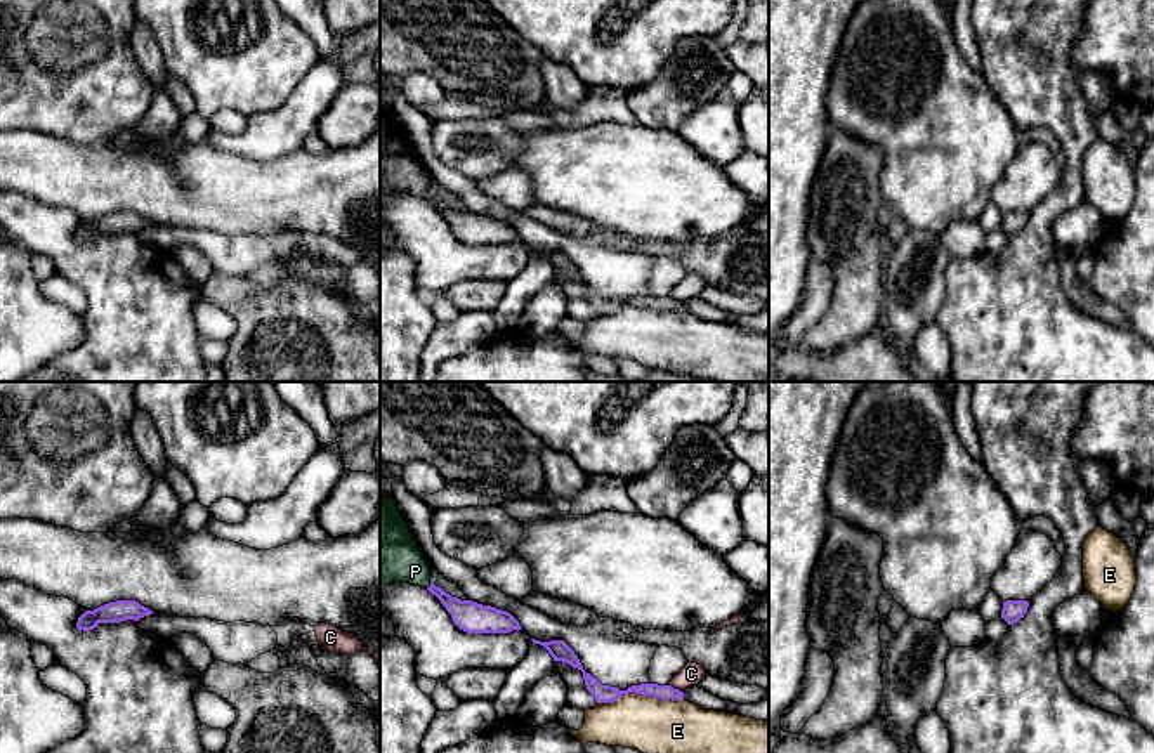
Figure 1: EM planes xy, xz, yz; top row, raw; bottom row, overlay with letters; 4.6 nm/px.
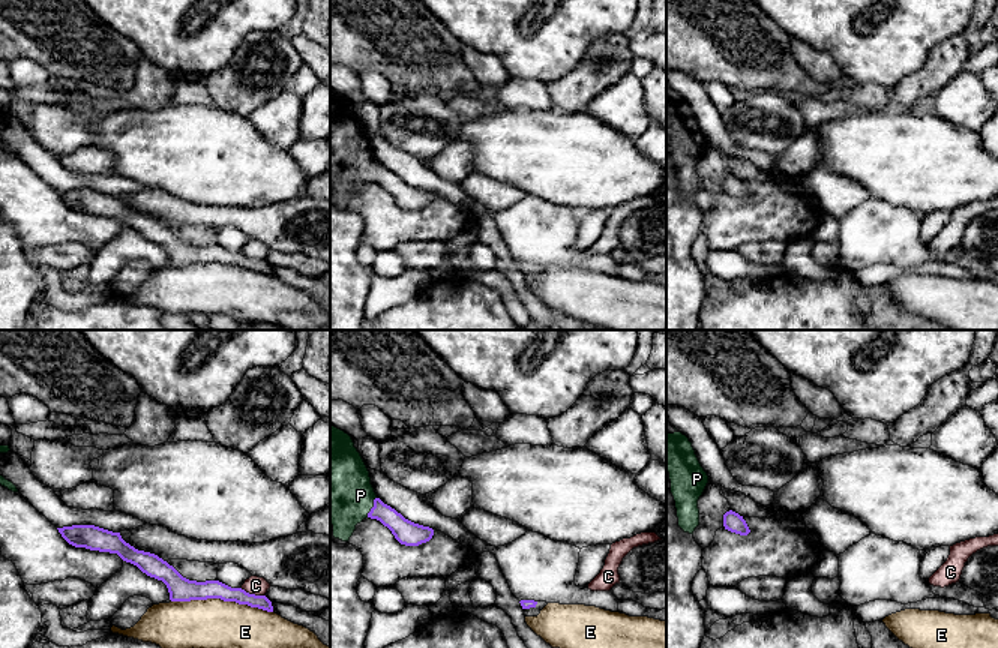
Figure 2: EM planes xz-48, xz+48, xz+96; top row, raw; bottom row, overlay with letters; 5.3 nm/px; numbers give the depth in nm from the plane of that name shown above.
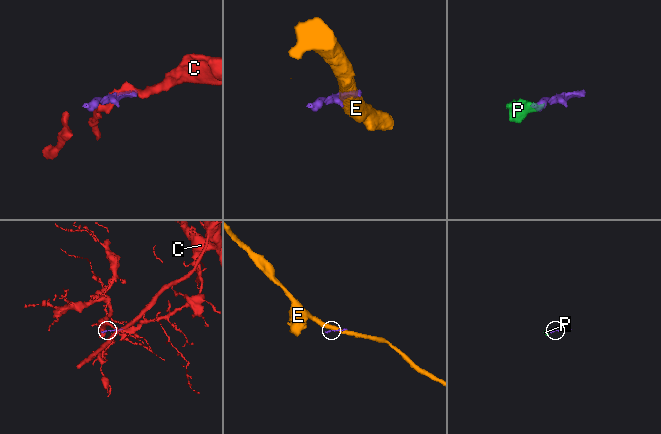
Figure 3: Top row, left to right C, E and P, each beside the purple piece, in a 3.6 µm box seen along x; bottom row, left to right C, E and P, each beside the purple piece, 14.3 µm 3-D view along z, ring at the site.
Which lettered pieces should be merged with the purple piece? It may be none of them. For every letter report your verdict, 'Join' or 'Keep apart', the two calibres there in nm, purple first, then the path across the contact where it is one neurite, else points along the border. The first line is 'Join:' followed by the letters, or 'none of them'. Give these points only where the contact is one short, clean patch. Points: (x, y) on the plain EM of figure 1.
Join: P
C: Keep apart. Thickness 60 nm (purple) against 100 nm. Boundary: xz (670, 295), (681, 302)
E: Keep apart. Thickness 80 nm (purple) against 280 nm
P: Join. Thickness 140 nm (purple) against 280 nm. Path across: xz (469, 228), (429, 198), (406, 176), (387, 163)

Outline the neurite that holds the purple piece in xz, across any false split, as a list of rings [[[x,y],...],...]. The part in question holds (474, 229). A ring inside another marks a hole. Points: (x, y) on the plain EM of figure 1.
[[[380,109],[380,205],[389,194],[411,194],[436,206],[453,234],[467,245],[508,245],[522,241],[507,222],[451,208],[430,193],[422,161],[416,158],[394,109]]]

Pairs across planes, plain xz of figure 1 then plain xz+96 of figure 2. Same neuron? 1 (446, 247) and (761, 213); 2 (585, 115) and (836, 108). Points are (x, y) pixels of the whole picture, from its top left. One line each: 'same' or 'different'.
1: same
2: different

